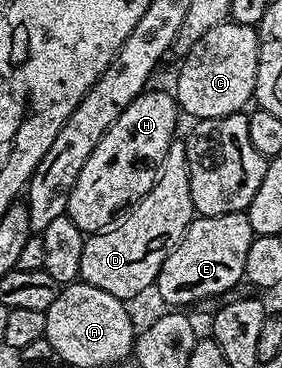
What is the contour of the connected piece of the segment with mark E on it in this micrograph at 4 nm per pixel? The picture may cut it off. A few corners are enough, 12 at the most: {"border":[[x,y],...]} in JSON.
{"border":[[248,212],[194,216],[155,282],[169,307],[242,284]]}

